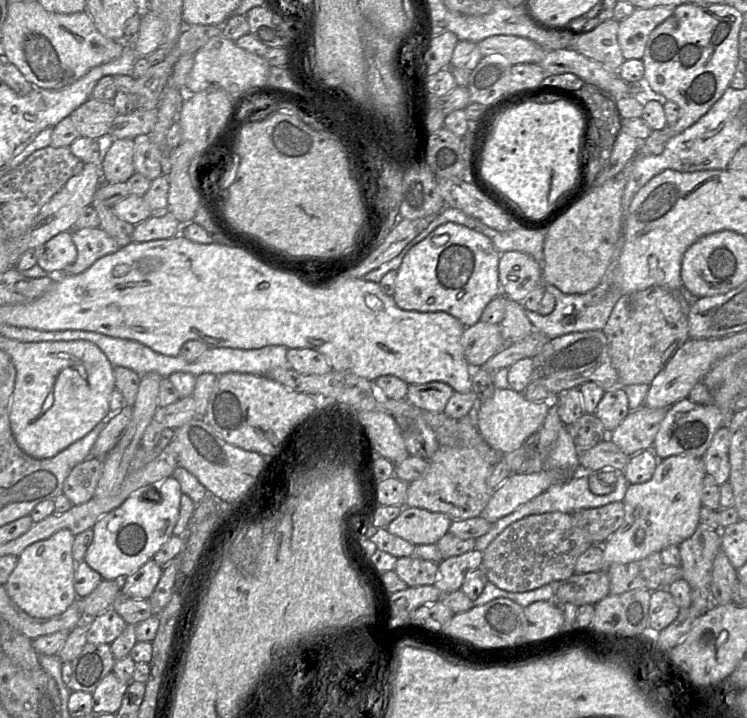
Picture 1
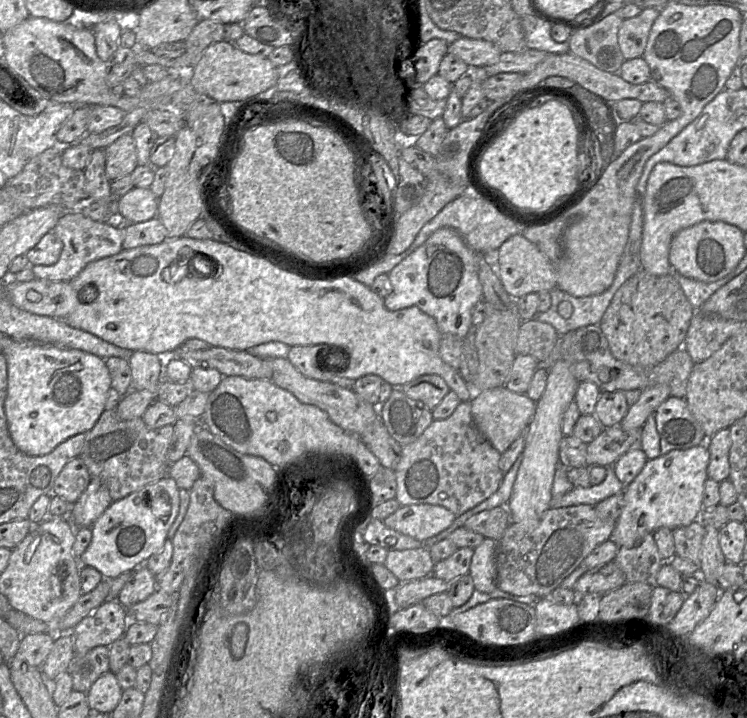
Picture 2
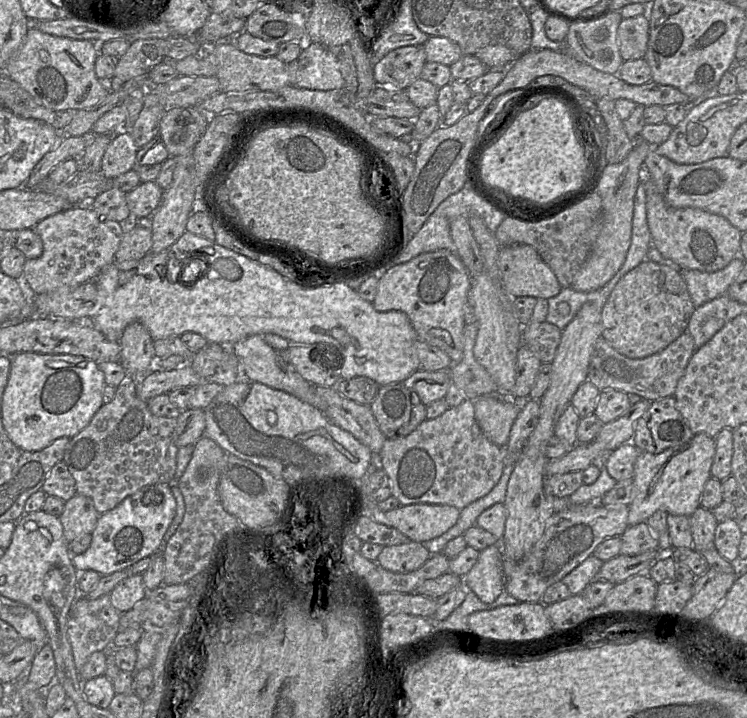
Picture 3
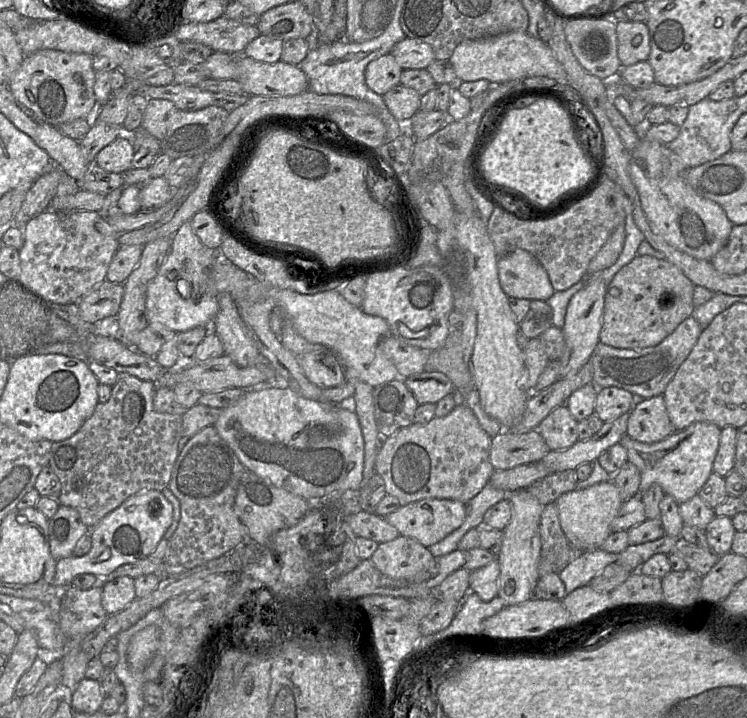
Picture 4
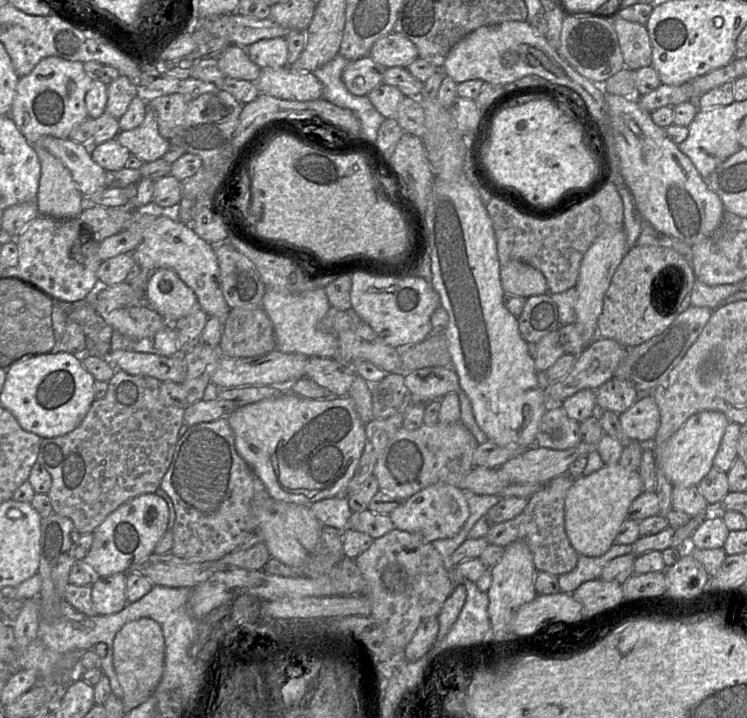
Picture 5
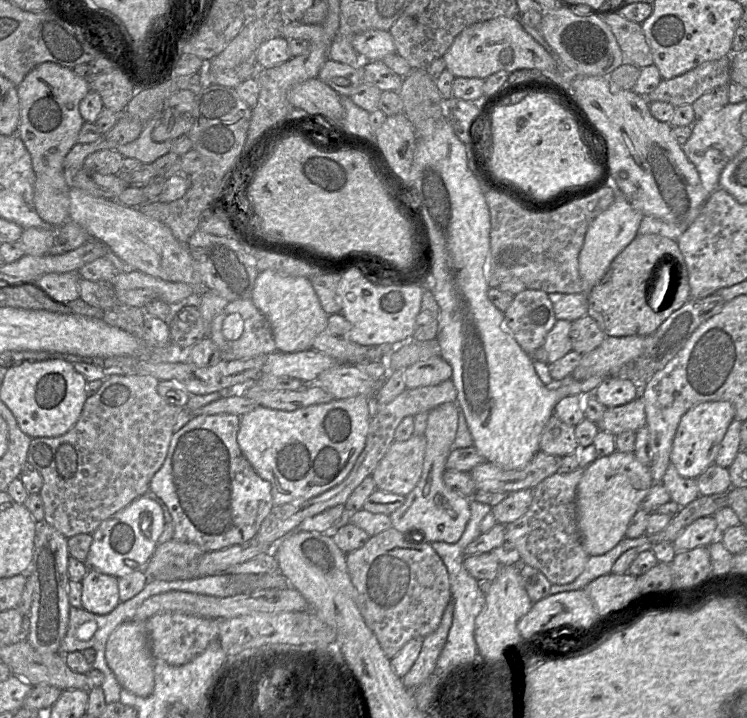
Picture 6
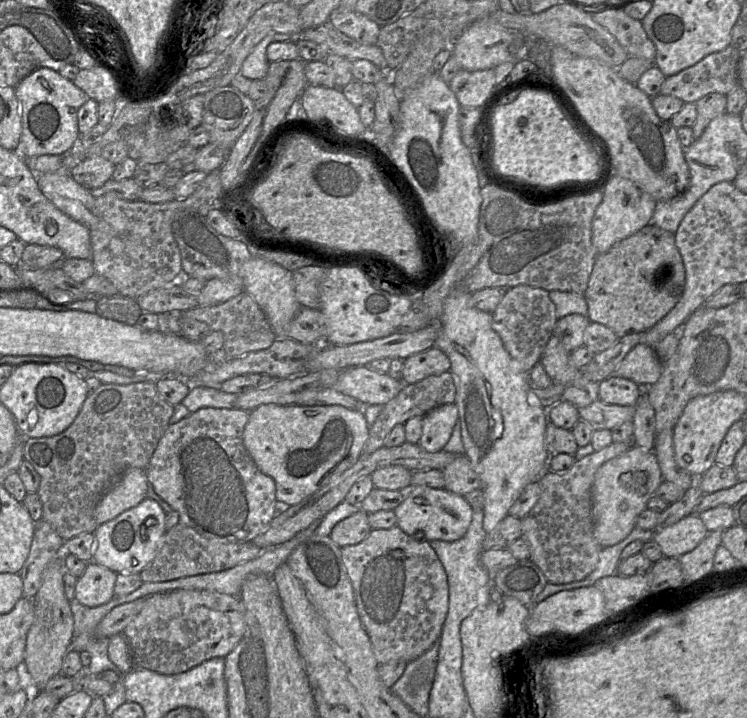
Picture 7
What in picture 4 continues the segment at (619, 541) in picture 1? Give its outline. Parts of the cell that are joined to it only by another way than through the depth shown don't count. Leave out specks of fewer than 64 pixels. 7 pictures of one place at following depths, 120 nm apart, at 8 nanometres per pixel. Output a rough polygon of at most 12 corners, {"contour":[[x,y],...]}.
{"contour":[[695,422],[656,443],[619,444],[640,472],[681,504],[713,472],[721,428]]}

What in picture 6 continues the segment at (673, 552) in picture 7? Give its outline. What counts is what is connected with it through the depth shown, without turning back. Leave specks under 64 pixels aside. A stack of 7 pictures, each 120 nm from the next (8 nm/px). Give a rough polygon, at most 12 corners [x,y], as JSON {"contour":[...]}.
{"contour":[[714,516],[697,519],[675,539],[676,551],[708,547],[721,533]]}

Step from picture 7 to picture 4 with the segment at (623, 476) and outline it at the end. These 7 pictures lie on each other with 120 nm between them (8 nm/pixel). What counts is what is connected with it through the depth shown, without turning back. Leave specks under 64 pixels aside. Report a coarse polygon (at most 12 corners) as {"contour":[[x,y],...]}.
{"contour":[[612,480],[562,494],[561,528],[578,552],[599,549],[623,502]]}

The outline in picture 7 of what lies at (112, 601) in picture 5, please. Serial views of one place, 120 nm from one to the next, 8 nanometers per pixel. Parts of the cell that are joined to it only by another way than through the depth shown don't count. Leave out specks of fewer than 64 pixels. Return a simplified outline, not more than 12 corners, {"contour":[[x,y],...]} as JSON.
{"contour":[[88,562],[74,600],[88,607],[115,596],[115,571]]}

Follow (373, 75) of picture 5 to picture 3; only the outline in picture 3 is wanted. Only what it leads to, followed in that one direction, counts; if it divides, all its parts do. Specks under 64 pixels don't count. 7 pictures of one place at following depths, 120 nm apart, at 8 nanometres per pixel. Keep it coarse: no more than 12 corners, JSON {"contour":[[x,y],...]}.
{"contour":[[423,45],[374,65],[378,87],[406,89],[427,62]]}

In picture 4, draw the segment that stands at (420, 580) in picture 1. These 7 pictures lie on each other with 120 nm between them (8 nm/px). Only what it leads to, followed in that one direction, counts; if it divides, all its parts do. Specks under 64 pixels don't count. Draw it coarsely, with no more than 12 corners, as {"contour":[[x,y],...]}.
{"contour":[[402,535],[370,559],[393,579],[435,574],[429,549]]}

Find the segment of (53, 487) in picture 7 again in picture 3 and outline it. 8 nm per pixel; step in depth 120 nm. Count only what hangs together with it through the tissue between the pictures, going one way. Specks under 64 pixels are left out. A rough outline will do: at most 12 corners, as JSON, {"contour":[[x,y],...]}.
{"contour":[[128,377],[63,462],[101,515],[171,484],[177,420]]}

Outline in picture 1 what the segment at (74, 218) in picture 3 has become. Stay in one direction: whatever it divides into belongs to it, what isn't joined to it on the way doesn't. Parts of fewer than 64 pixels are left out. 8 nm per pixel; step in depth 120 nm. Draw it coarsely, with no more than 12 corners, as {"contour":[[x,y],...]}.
{"contour":[[72,229],[75,262],[60,275],[76,275],[119,244],[103,229]]}

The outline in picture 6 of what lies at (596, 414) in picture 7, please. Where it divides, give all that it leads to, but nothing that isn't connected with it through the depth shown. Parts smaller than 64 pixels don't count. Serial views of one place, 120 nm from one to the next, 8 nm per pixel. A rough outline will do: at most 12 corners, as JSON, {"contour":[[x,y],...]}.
{"contour":[[644,398],[607,408],[597,426],[617,436],[646,423]]}

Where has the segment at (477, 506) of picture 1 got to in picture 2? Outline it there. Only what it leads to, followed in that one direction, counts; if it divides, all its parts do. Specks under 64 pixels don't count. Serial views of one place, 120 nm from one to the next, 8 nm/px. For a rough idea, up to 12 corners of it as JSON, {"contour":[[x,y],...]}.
{"contour":[[471,404],[401,446],[401,506],[457,517],[494,494],[501,454]]}

